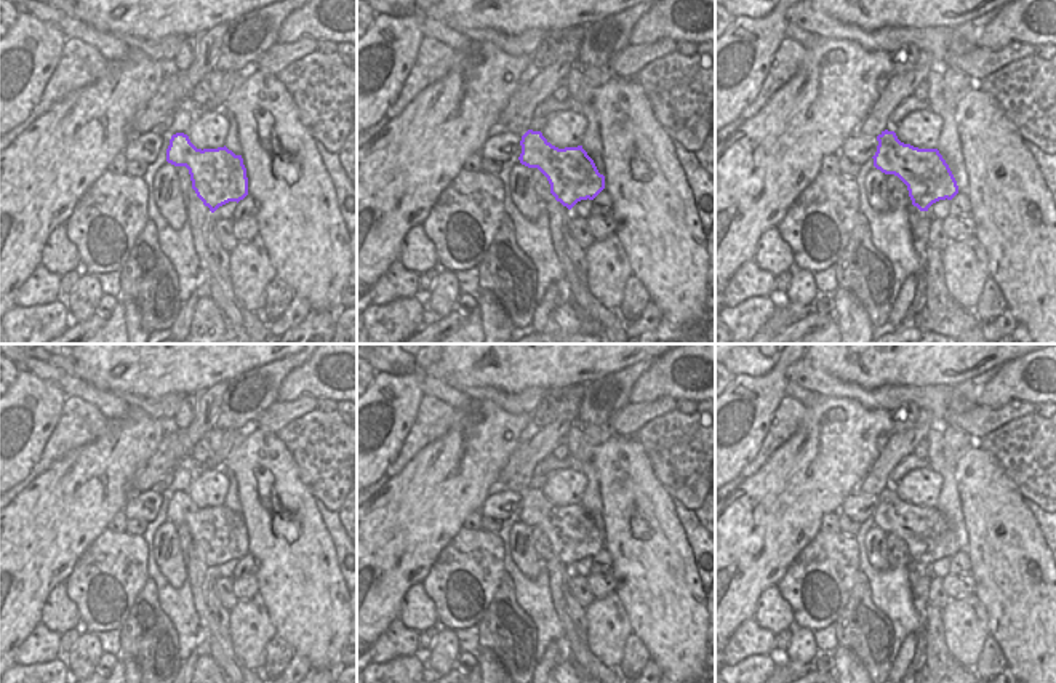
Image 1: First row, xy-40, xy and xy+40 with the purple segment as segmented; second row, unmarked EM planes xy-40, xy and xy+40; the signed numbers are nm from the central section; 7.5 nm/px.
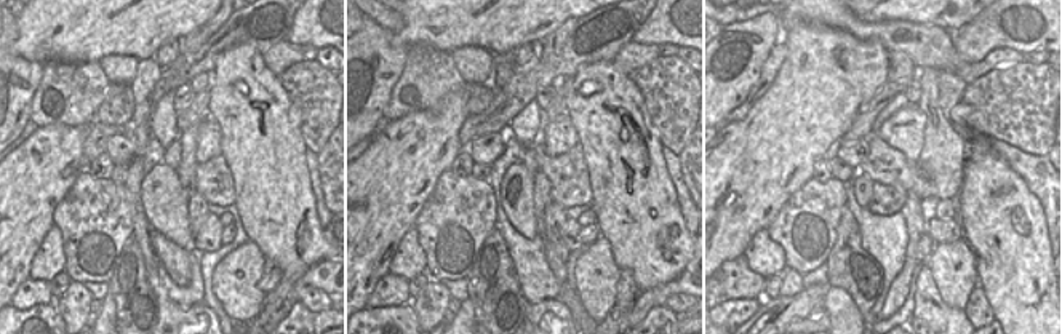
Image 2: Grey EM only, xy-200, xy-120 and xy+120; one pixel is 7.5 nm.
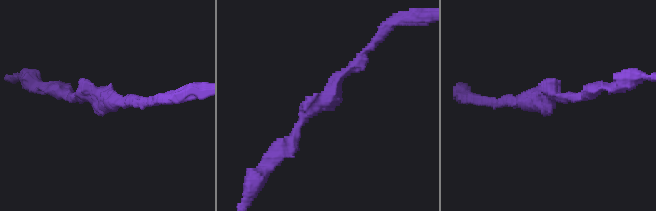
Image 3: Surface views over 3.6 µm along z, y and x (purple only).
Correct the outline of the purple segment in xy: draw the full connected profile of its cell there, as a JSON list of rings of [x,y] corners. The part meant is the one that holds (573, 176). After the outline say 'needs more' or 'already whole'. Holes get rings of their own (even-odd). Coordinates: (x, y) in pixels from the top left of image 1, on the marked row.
[[[533,130],[522,136],[520,146],[520,163],[538,168],[547,178],[550,194],[568,210],[581,200],[594,200],[605,189],[605,176],[582,146],[558,149]]]; already whole

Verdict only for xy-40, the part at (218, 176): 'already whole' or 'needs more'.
already whole

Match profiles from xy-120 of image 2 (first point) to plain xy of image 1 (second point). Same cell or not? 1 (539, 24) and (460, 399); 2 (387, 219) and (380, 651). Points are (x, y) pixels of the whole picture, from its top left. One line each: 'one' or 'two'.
1: two
2: two

